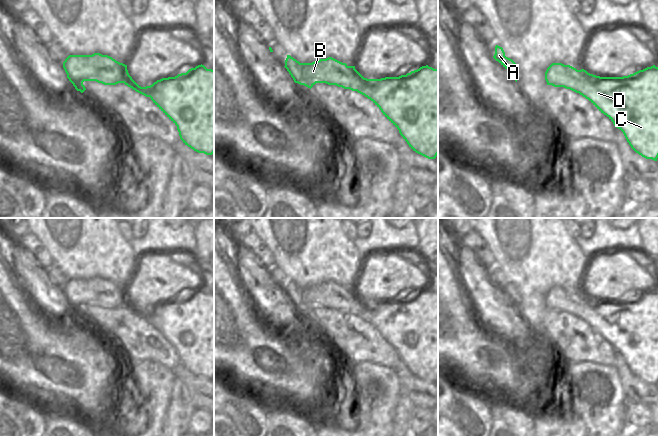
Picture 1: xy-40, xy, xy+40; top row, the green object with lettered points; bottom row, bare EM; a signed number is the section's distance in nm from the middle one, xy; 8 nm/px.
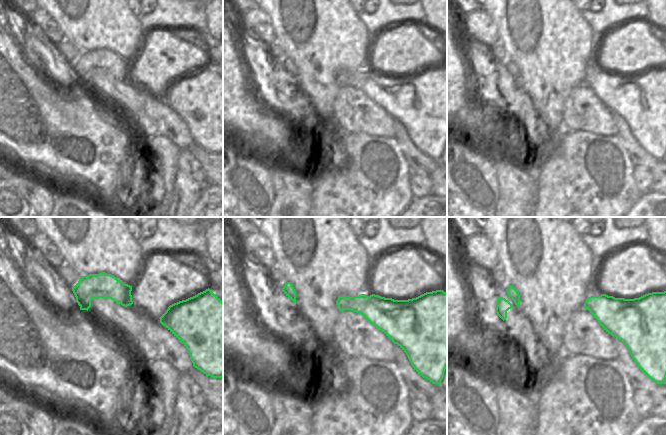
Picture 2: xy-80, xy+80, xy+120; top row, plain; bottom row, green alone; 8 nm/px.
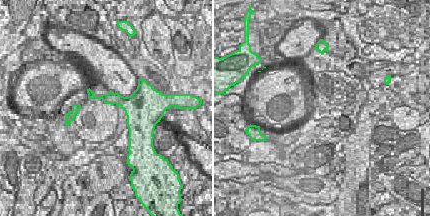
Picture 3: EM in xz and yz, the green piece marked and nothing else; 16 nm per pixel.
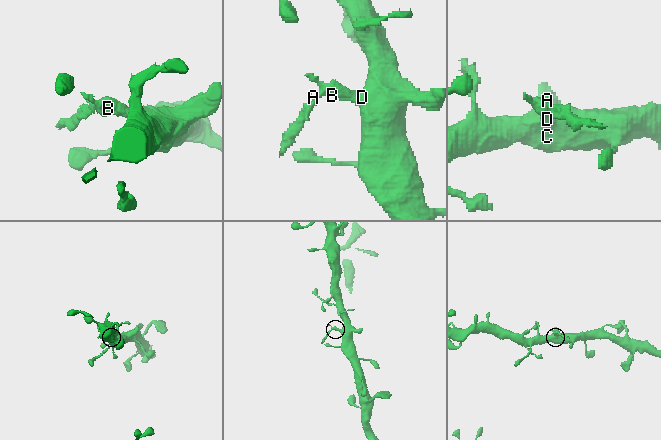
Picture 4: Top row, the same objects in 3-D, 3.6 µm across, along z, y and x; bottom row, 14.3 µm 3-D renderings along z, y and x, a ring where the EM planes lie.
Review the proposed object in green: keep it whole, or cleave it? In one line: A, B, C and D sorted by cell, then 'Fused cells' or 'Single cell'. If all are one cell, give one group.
Groups: A B / C D. Fused cells

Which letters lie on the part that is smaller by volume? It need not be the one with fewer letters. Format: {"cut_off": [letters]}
{"cut_off": ["A", "B"]}

